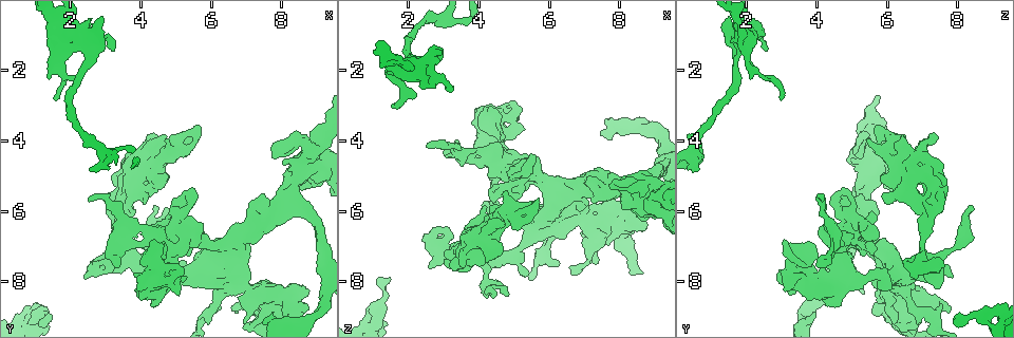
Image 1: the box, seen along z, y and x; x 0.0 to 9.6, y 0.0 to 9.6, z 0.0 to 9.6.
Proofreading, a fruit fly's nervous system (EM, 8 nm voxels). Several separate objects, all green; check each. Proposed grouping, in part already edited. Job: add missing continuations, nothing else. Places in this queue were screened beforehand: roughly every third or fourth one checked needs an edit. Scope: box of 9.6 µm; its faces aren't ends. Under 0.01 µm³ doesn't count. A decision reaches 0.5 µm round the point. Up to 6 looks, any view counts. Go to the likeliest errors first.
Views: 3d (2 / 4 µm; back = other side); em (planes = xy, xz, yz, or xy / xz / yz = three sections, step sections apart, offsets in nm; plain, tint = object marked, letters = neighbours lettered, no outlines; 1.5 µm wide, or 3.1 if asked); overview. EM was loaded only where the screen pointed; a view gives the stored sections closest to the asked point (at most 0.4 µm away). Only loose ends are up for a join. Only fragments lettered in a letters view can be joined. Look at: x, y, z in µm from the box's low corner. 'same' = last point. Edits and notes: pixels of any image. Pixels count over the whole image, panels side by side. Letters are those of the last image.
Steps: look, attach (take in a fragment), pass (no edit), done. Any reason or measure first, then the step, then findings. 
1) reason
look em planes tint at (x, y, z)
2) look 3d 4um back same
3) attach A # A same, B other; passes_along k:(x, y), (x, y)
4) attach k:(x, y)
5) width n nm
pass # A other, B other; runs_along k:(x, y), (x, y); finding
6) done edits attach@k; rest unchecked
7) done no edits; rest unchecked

free end
look em planes letters at (1.40, 9.05, 7.90)

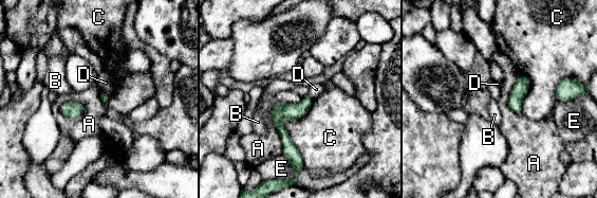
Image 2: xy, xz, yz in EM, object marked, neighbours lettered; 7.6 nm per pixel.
pass # A other, B other, C other, D other, E other; no lettered fragment goes on from it

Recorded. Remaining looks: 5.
branch stops here
look em planes letters at (3.25, 1.40, 2.60)

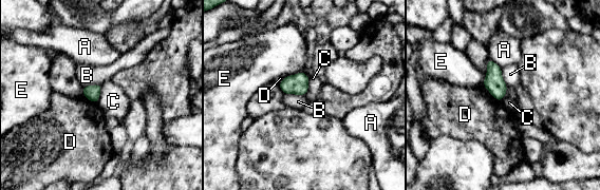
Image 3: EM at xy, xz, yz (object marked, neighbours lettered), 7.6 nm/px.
longest_contact B 160 nm
pass # A other, B other, C other, D other, E other; border 3:(101, 84), (99, 98), (95, 102); no lettered fragment goes on from it

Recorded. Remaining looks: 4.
free end
look em planes letters at (7.40, 8.95, 7.50)

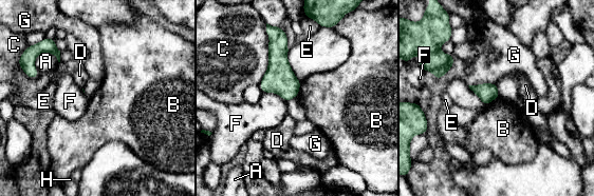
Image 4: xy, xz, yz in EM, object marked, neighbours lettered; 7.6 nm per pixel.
pass # A other, B other, C other, D other, E other, F other, G other, H other; border 4:(499, 96), (484, 104); none of them fits

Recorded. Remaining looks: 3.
done no edits; rest unchecked

